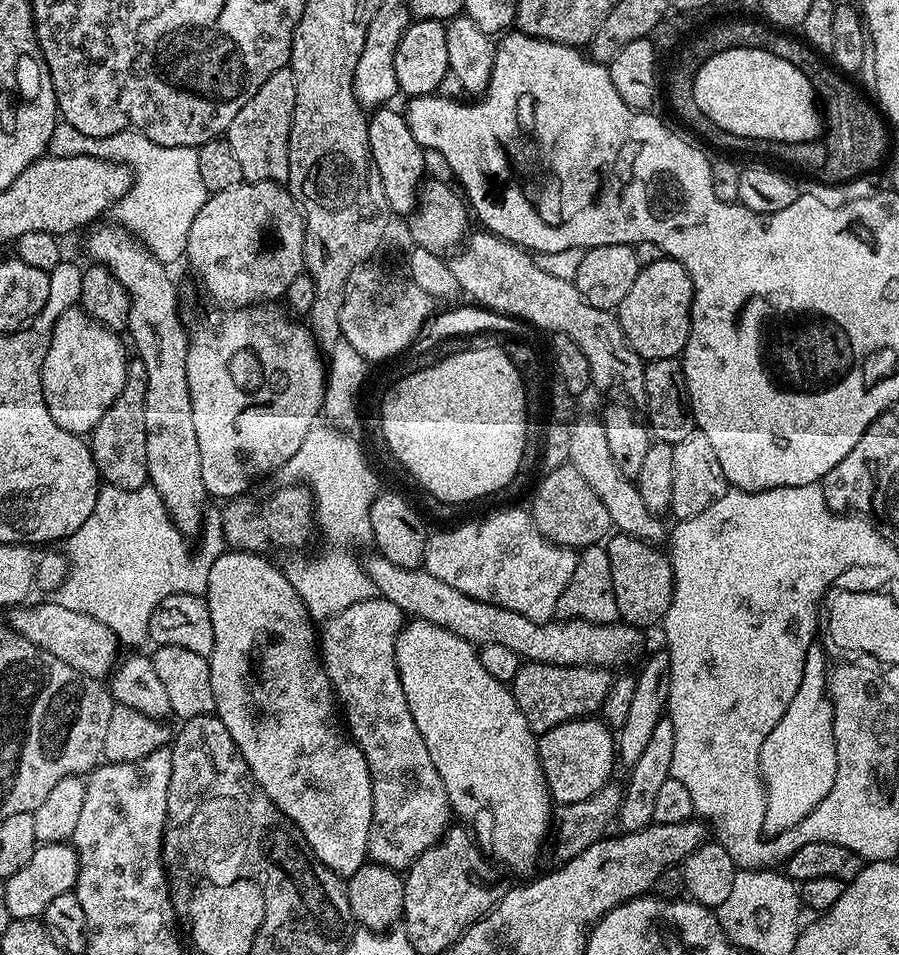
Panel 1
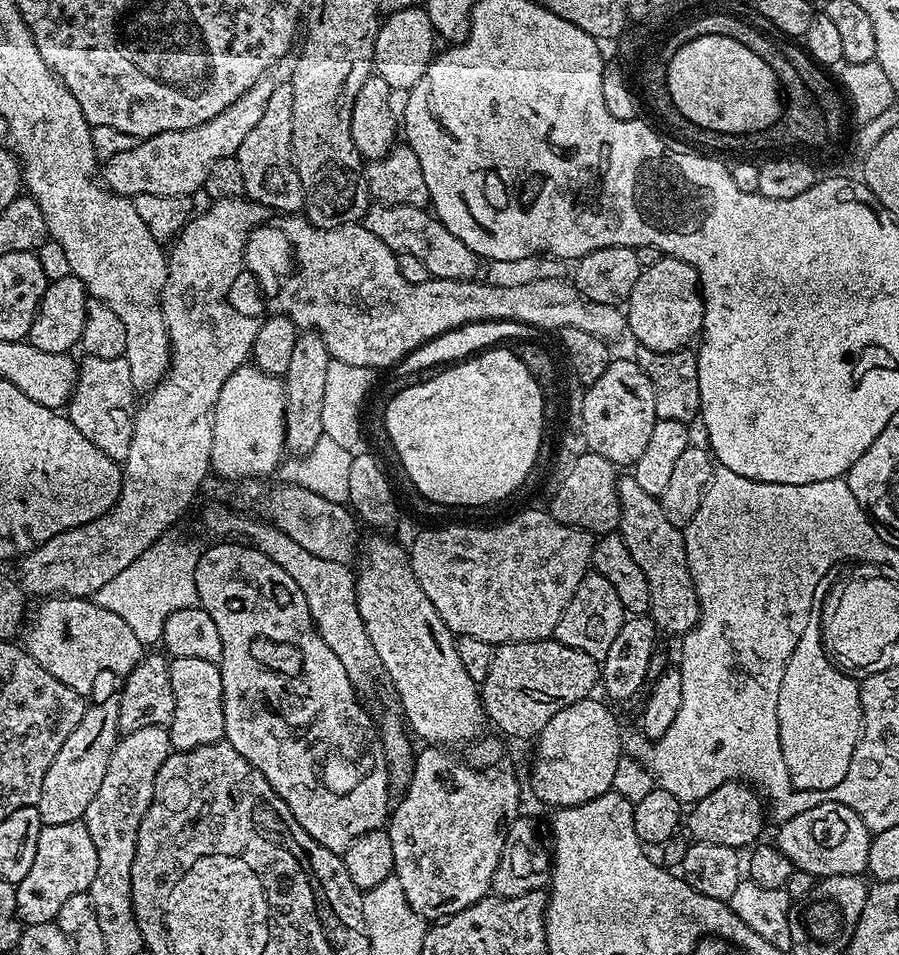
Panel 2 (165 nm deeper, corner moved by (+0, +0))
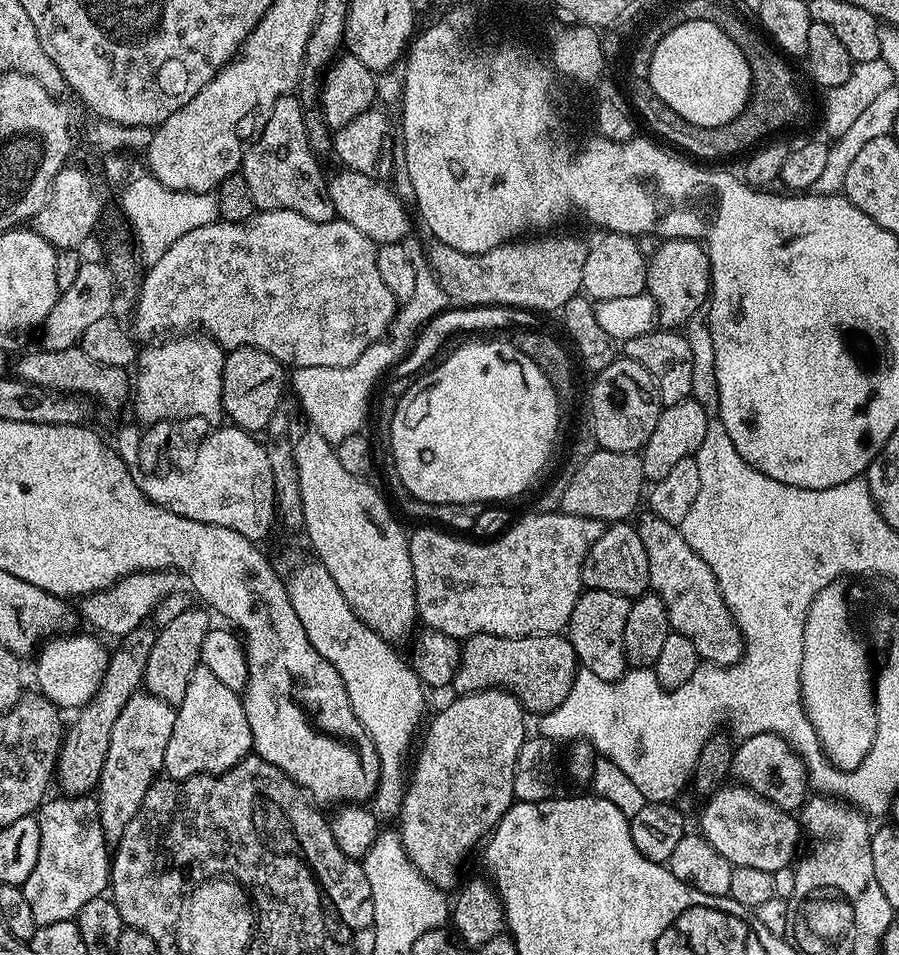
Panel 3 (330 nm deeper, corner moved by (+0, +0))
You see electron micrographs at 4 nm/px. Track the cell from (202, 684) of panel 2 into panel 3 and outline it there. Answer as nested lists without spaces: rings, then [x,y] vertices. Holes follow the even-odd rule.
[[[197,666],[194,674],[190,674],[186,694],[176,708],[174,730],[170,734],[170,742],[166,742],[163,775],[170,780],[185,780],[191,776],[217,776],[220,772],[230,770],[251,752],[250,722],[246,722],[246,710],[241,693],[230,690],[230,686],[226,686],[226,682],[222,682],[219,678],[214,678],[210,670]]]

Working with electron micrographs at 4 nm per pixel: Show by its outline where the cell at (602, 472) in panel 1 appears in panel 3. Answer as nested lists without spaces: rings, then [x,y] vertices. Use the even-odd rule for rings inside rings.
[[[651,514],[645,516],[638,524],[638,531],[646,549],[646,562],[650,562],[648,586],[662,598],[669,629],[690,639],[701,661],[722,666],[736,664],[743,656],[744,639],[733,622],[710,566],[686,546],[686,538],[677,525],[662,522],[662,518]]]

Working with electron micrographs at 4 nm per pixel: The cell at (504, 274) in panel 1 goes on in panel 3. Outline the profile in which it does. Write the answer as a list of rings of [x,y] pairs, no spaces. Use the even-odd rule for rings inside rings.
[[[347,170],[331,173],[327,181],[328,197],[339,219],[350,222],[354,230],[362,230],[377,246],[398,244],[408,232],[408,212],[404,209],[405,201],[387,183]]]

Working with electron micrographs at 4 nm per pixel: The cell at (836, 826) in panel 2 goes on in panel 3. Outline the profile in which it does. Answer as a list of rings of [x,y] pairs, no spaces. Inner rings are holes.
[[[720,787],[703,801],[704,809],[700,812],[699,835],[704,836],[706,842],[710,842],[710,846],[714,846],[714,850],[718,850],[718,854],[722,854],[722,858],[729,860],[733,866],[754,866],[754,870],[766,870],[771,873],[789,867],[797,859],[796,847],[799,846],[800,840],[802,841],[799,819],[793,813],[776,808],[751,788],[735,787]]]

